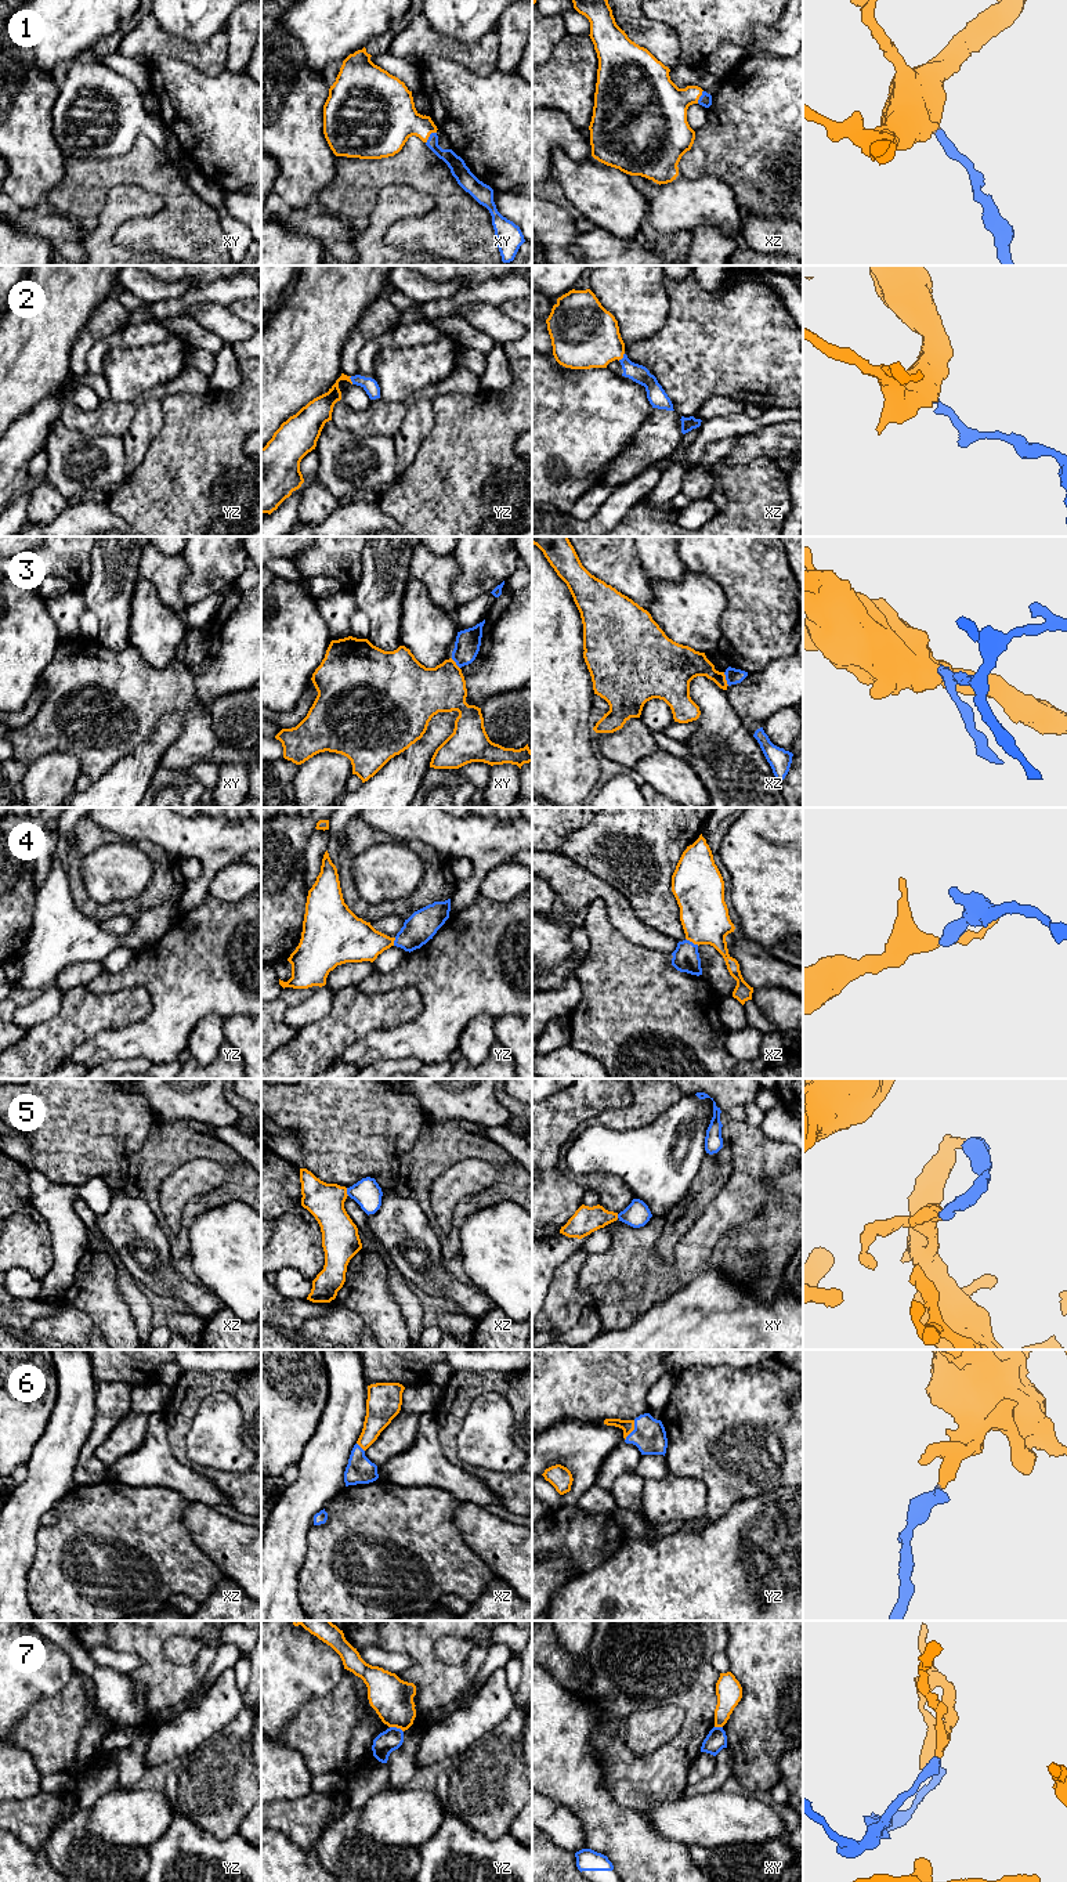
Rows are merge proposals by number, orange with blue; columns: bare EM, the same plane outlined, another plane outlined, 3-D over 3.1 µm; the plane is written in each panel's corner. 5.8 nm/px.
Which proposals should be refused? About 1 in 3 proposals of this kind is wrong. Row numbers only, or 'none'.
3, 7

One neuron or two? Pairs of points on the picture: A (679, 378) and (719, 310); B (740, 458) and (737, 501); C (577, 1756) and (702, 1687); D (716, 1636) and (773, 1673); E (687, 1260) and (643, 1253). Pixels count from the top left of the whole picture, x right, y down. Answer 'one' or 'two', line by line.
A: one
B: two
C: two
D: two
E: two

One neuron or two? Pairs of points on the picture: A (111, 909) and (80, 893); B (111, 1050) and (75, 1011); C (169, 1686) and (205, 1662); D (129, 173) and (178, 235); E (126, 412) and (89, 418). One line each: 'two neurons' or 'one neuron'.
A: one neuron
B: two neurons
C: one neuron
D: one neuron
E: one neuron

